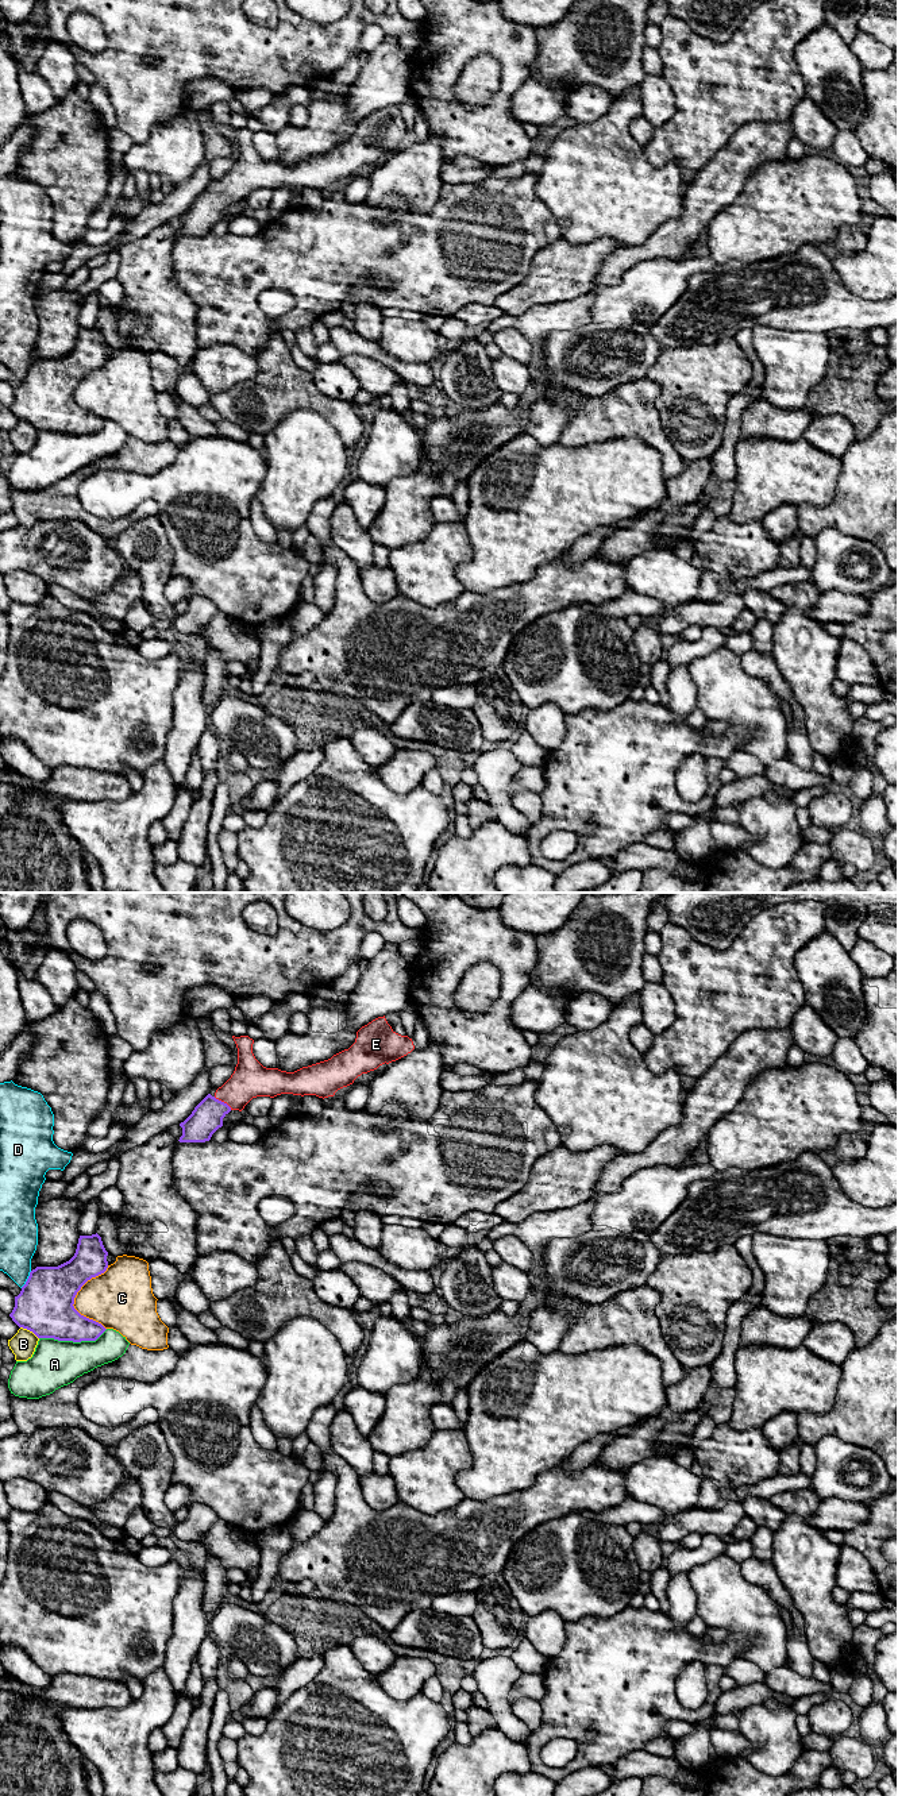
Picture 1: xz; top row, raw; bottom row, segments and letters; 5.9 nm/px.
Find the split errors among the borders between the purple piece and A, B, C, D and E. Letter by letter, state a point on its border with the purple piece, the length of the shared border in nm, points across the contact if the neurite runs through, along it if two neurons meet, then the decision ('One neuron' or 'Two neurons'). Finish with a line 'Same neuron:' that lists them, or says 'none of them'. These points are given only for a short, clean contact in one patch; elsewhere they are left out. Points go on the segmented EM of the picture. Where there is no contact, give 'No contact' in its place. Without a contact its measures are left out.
A: Touches purple at xz (73, 1341). Shared border 420 nm. Two neurons
B: Touches purple at xz (30, 1330). Shared border 130 nm. Two neurons
C: Touches purple at xz (73, 1299). Shared border 380 nm. Two neurons
D: Touches purple at xz (27, 1279). Shared border 120 nm. Two neurons
E: Touches purple at xz (223, 1102). Shared border 130 nm. Path across: xz (207, 1117), (223, 1102), (250, 1079). One neuron
Same neuron: E

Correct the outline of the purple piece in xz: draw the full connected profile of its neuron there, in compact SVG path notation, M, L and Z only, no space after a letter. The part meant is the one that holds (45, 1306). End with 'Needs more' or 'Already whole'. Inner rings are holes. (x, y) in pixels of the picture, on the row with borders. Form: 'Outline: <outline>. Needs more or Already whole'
Outline: M80 1236L74 1256L58 1267L36 1267L15 1296L9 1317L38 1338L96 1341L107 1329L74 1309L81 1287L108 1268L101 1237Z. Already whole

